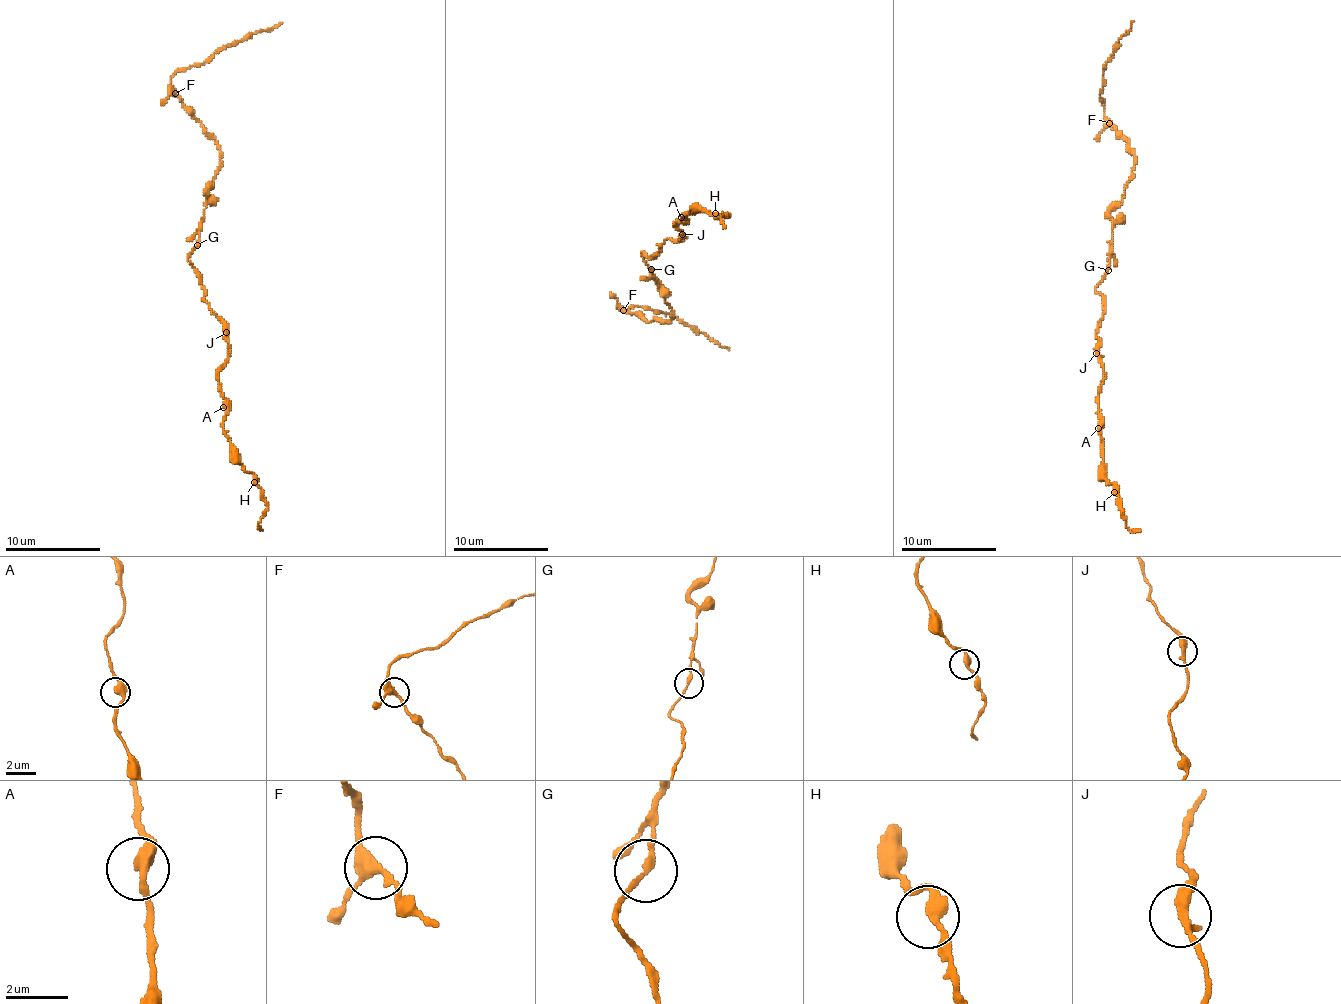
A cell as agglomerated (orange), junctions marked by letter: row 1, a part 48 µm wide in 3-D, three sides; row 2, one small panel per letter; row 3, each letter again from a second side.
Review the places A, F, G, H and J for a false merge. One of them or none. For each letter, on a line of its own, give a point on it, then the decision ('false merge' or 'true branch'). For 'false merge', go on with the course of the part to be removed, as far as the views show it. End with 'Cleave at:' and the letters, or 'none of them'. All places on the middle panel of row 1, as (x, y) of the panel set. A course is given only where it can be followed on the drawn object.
A: place (681, 217); true branch
F: place (623, 310); true branch
G: place (651, 269); true branch
H: place (715, 213); true branch
J: place (682, 234); true branch
Cleave at: none of them

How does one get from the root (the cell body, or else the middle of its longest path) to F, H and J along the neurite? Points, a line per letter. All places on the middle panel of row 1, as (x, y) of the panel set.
F: (650, 268), (652, 276), (659, 283), (658, 290), (671, 311), (671, 321), (646, 322), (624, 309)
H: (650, 268), (641, 252), (656, 255), (667, 239), (684, 236), (676, 226), (686, 219), (682, 213), (715, 213)
J: (650, 268), (641, 252), (649, 257), (656, 255), (662, 243), (667, 239), (679, 239), (682, 234)

